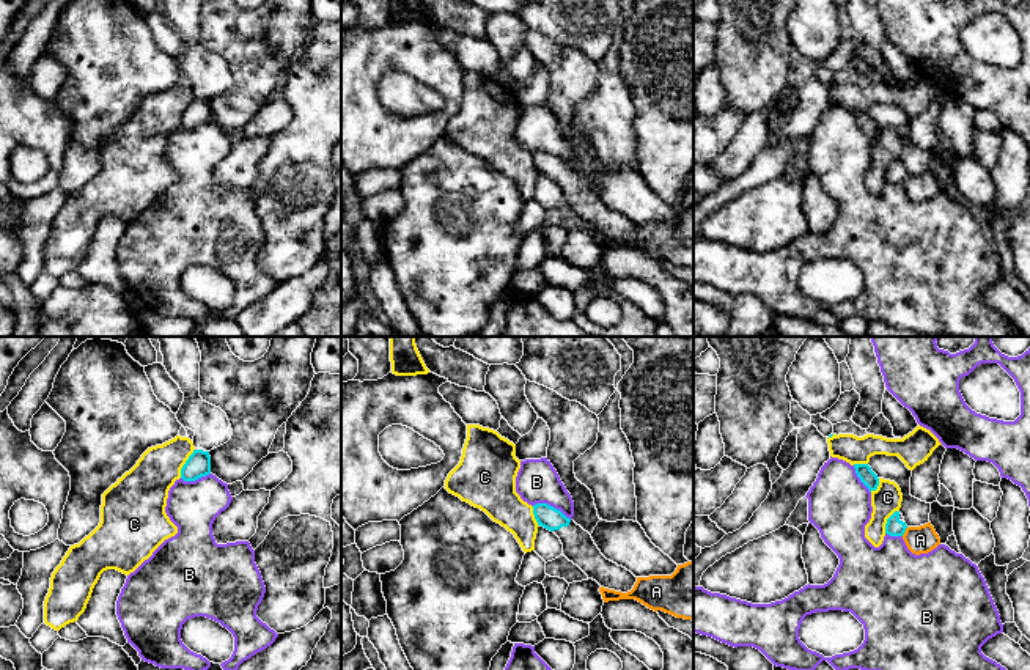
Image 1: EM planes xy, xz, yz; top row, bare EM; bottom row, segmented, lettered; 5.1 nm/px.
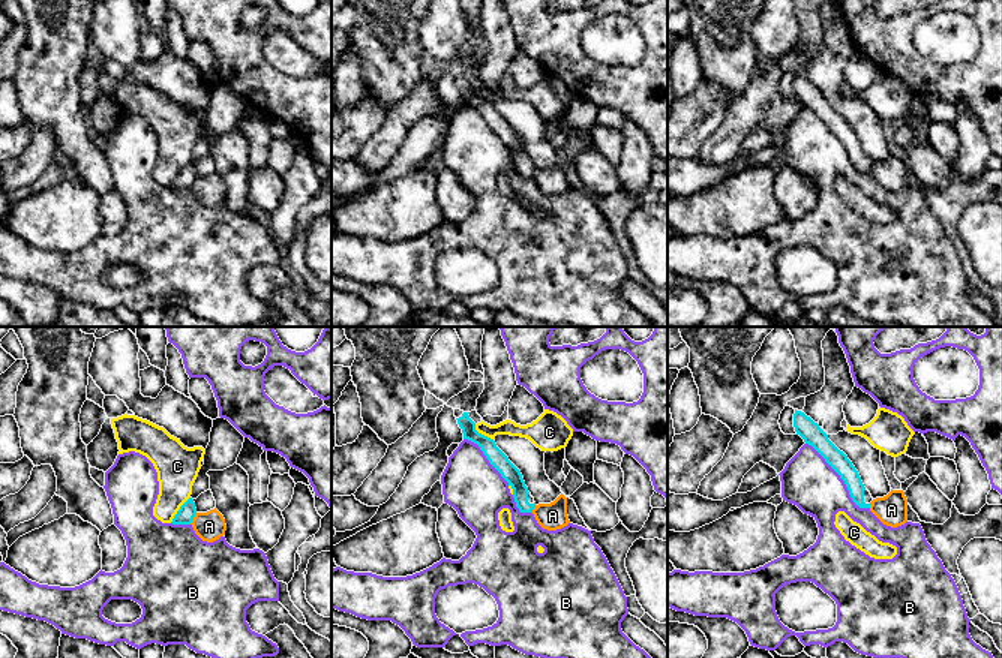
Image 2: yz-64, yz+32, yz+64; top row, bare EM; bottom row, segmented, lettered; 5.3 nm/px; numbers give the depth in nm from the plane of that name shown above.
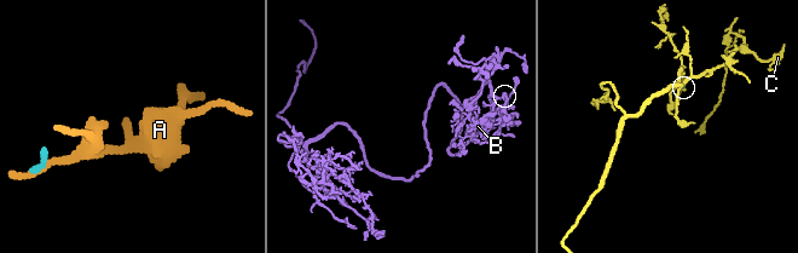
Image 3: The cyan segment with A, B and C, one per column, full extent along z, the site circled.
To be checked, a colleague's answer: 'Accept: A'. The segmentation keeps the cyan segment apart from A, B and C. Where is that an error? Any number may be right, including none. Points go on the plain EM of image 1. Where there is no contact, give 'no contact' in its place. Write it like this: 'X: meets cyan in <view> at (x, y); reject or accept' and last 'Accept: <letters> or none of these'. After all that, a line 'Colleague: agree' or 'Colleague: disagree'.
A: meets cyan in yz at (904, 178); reject
B: meets cyan in xz at (552, 154); reject
C: meets cyan in xy at (186, 110); reject
Accept: none of these
Colleague: disagree

